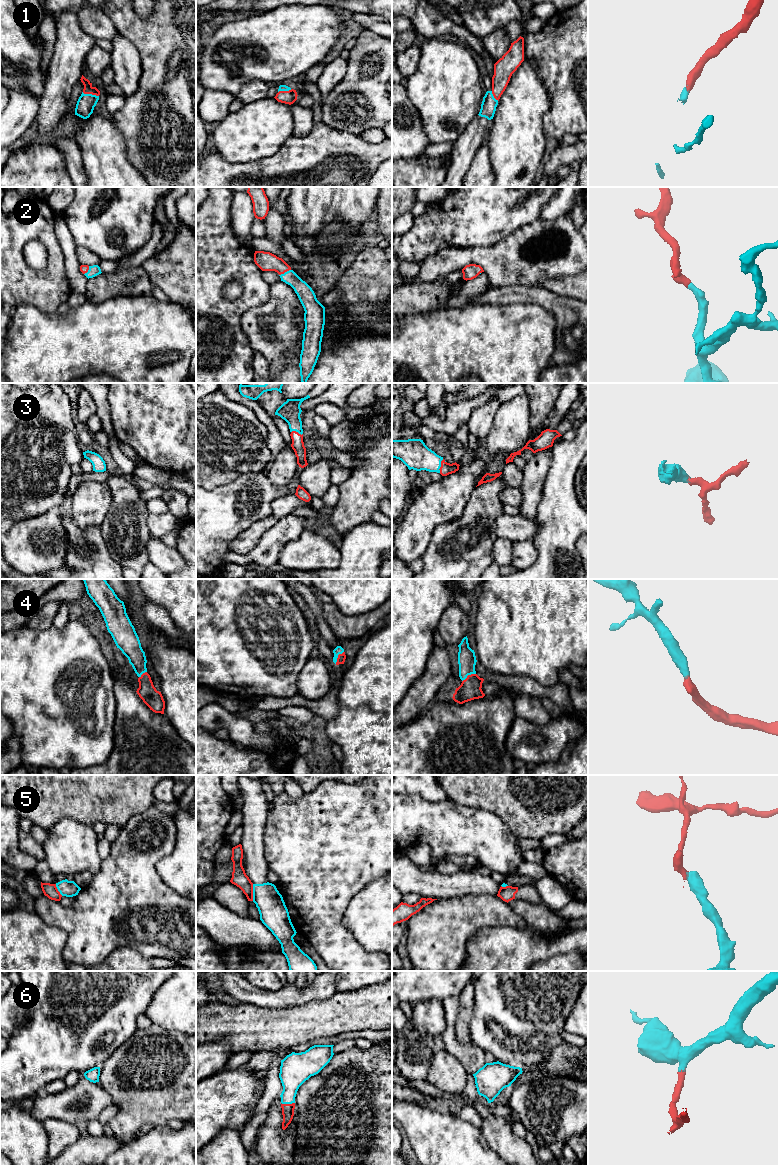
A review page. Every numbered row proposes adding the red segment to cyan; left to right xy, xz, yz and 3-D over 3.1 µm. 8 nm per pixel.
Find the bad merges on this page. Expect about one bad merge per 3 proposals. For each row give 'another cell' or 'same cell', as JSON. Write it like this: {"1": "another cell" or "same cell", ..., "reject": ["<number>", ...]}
{"1": "same cell", "2": "same cell", "3": "same cell", "4": "same cell", "5": "another cell", "6": "same cell", "reject": ["5"]}

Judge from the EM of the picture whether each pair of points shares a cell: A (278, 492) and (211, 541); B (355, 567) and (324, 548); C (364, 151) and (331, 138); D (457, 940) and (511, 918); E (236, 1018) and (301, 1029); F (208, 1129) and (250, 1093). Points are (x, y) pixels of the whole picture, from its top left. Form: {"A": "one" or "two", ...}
{"A": "one", "B": "two", "C": "one", "D": "one", "E": "one", "F": "one"}

